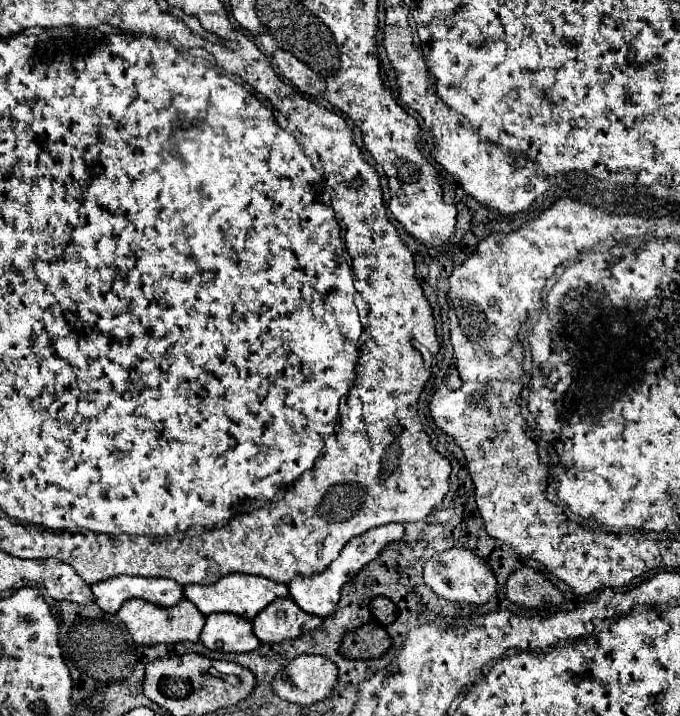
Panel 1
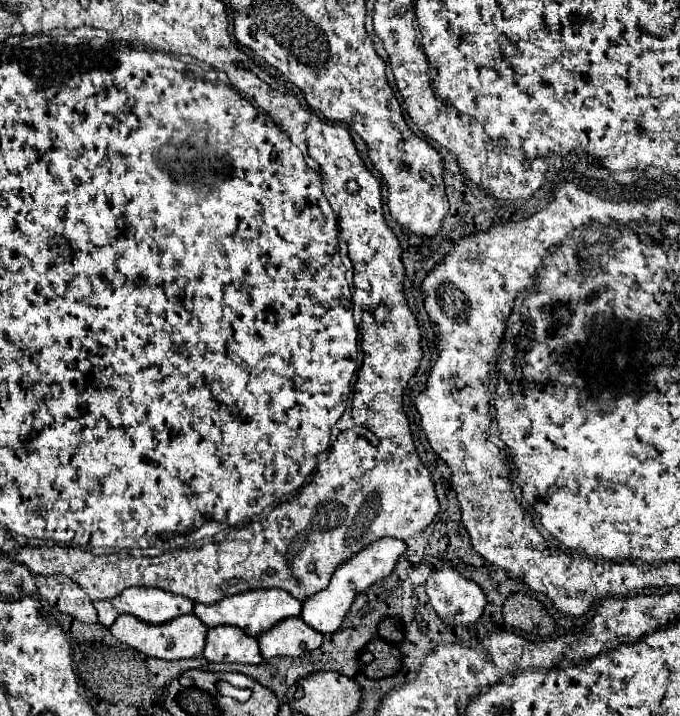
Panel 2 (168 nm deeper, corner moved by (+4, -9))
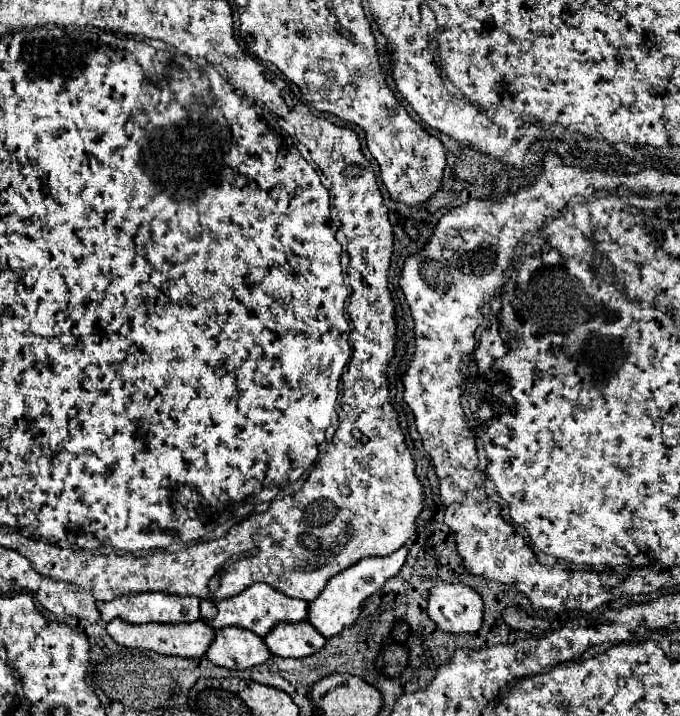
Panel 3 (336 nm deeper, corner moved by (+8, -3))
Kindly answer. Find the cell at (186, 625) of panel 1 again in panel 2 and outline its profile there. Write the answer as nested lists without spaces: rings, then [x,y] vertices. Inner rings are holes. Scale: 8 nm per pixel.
[[[192,613],[184,617],[176,617],[176,621],[170,621],[168,625],[144,625],[144,621],[136,621],[136,617],[120,615],[110,627],[110,631],[118,641],[134,647],[144,655],[172,661],[182,657],[200,657],[204,651],[204,639],[206,639],[208,627],[202,621],[198,621],[196,615]]]

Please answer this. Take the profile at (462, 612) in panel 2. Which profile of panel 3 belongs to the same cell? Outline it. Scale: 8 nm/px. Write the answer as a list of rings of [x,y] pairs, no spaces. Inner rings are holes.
[[[436,583],[430,589],[428,617],[446,633],[476,633],[482,625],[482,597],[466,587]]]

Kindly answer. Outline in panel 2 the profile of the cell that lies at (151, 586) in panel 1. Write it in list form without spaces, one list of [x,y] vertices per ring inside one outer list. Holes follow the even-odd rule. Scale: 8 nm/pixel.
[[[128,587],[124,593],[116,595],[114,599],[94,601],[98,611],[98,621],[104,627],[110,627],[118,615],[130,613],[146,623],[160,625],[174,617],[192,613],[192,601],[180,595],[172,595],[168,591],[152,589],[152,587]]]

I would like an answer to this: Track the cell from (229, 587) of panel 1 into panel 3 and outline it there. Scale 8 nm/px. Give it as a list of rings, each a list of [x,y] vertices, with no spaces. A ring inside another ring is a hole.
[[[254,583],[252,587],[244,589],[240,595],[234,595],[224,601],[200,601],[202,621],[214,629],[224,627],[242,627],[254,631],[258,637],[266,637],[280,621],[286,623],[300,623],[308,619],[308,603],[292,597],[284,597],[284,593],[268,587],[266,583]]]

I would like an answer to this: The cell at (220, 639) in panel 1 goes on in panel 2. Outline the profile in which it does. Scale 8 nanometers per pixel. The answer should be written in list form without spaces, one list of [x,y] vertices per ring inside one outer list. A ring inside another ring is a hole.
[[[232,627],[208,629],[204,657],[212,663],[250,663],[256,665],[262,661],[258,641],[240,633]]]

